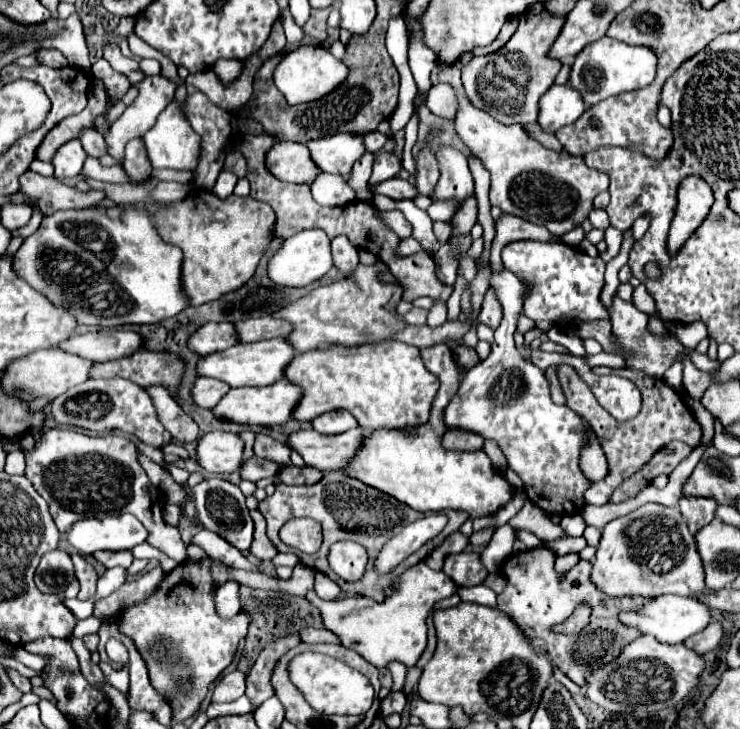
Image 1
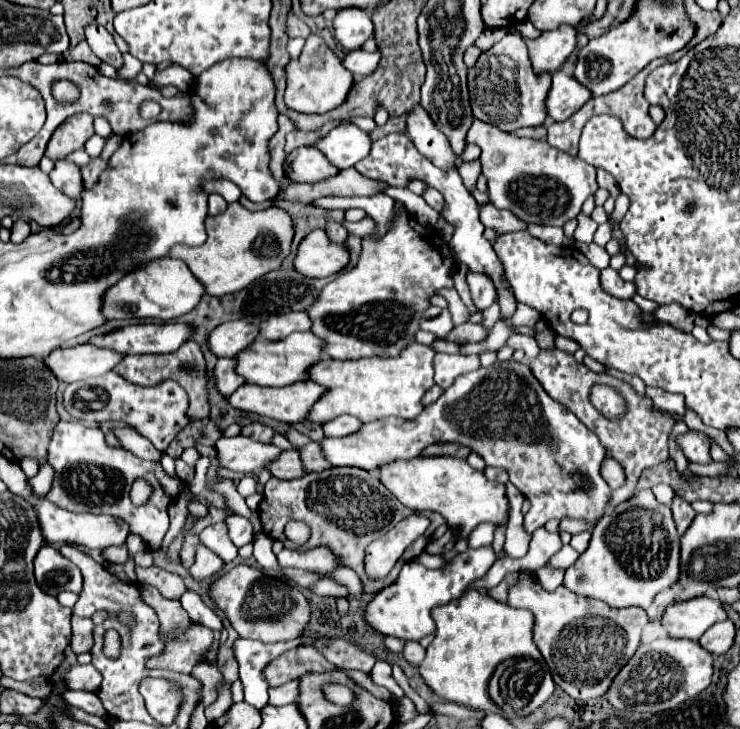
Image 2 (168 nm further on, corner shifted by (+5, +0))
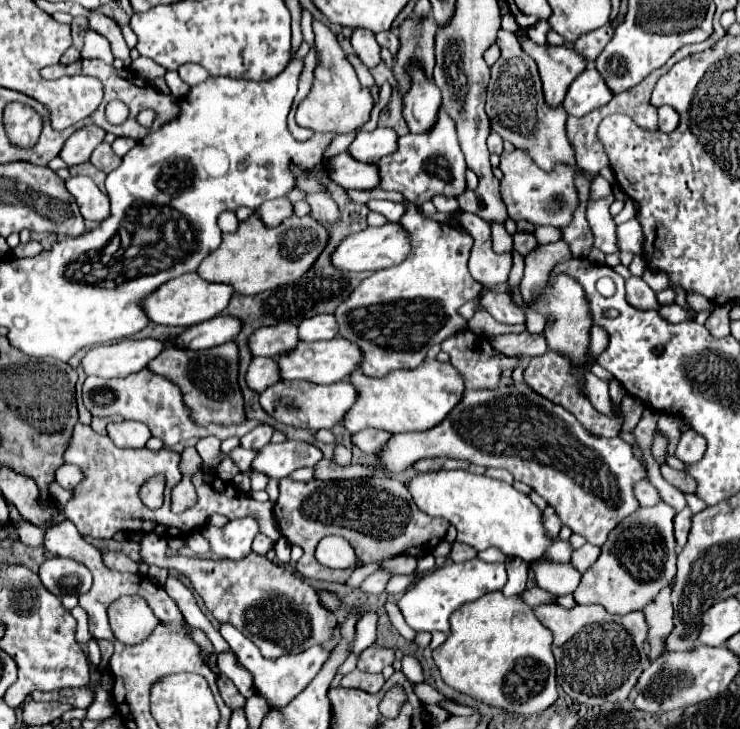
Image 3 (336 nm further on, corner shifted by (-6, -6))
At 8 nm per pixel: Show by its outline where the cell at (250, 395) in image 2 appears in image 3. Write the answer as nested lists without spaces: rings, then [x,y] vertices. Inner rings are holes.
[[[279,381],[267,387],[259,399],[261,407],[269,415],[273,415],[275,421],[311,431],[333,429],[337,423],[343,421],[343,417],[355,405],[355,401],[357,401],[357,391],[349,381],[339,381],[333,385],[317,385],[311,381]]]

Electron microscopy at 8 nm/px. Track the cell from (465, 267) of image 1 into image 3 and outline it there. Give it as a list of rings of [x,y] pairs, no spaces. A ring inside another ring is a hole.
[[[489,291],[479,301],[479,307],[487,307],[491,315],[501,323],[523,323],[525,321],[525,309],[521,305],[515,305],[513,295]]]

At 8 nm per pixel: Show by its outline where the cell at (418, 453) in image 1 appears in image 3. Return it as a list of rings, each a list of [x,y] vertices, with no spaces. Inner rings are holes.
[[[435,471],[413,477],[409,491],[421,511],[433,517],[445,517],[457,527],[457,541],[475,547],[477,551],[487,547],[501,549],[507,557],[519,557],[527,563],[539,559],[549,545],[555,543],[543,527],[543,513],[535,503],[513,489],[513,485],[491,479],[485,475],[473,475],[469,471]]]

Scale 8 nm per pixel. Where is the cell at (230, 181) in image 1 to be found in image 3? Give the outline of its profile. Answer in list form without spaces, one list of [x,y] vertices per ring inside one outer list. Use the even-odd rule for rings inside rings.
[[[223,213],[219,217],[219,227],[223,233],[233,233],[237,229],[237,225],[239,225],[239,221],[237,221],[235,213]]]

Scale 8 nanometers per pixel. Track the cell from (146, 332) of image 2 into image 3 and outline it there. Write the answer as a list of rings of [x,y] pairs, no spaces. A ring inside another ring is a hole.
[[[217,315],[195,327],[189,327],[173,345],[187,349],[207,349],[211,345],[223,345],[233,341],[243,327],[243,321],[231,315]]]

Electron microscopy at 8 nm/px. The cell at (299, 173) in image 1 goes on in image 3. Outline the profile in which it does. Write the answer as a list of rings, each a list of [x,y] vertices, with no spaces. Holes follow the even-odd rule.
[[[339,153],[331,159],[331,179],[343,189],[373,189],[381,177],[375,163],[363,163],[349,153]]]

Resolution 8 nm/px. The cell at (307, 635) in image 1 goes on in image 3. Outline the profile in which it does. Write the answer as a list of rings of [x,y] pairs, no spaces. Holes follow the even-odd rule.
[[[371,645],[369,649],[365,649],[365,651],[361,653],[357,667],[359,667],[361,671],[367,671],[367,673],[381,673],[385,665],[391,665],[391,663],[393,663],[393,659],[395,659],[393,651],[381,649],[381,647],[377,647],[377,645]]]

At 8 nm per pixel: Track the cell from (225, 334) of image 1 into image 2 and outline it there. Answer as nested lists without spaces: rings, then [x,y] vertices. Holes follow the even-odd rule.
[[[228,321],[218,325],[208,335],[208,347],[216,357],[236,357],[256,339],[256,325],[246,321]]]

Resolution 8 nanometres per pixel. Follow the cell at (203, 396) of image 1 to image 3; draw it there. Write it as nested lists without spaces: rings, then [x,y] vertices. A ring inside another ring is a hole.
[[[253,357],[249,371],[247,371],[247,385],[253,391],[265,391],[269,385],[277,383],[281,379],[277,359],[273,357]]]

